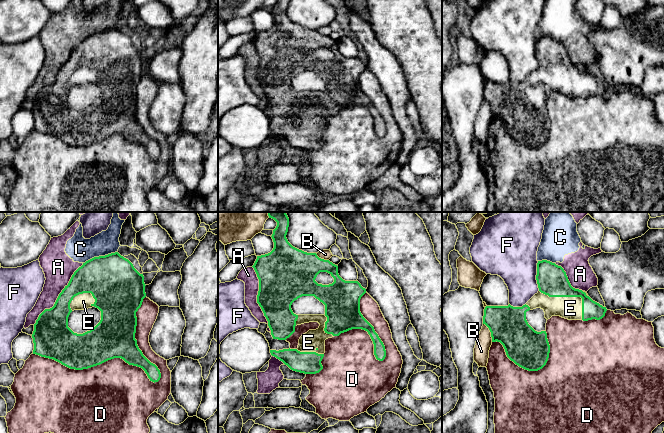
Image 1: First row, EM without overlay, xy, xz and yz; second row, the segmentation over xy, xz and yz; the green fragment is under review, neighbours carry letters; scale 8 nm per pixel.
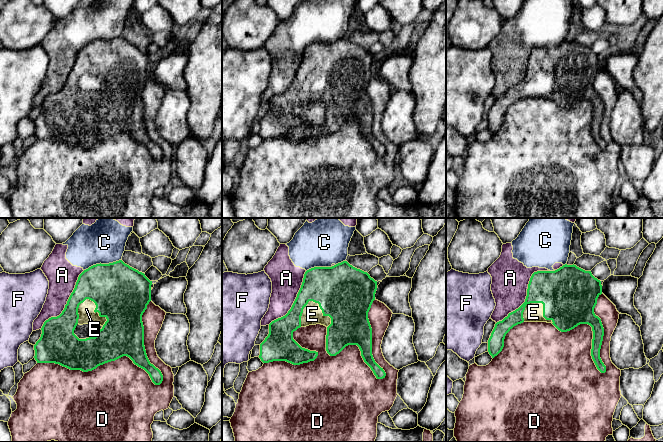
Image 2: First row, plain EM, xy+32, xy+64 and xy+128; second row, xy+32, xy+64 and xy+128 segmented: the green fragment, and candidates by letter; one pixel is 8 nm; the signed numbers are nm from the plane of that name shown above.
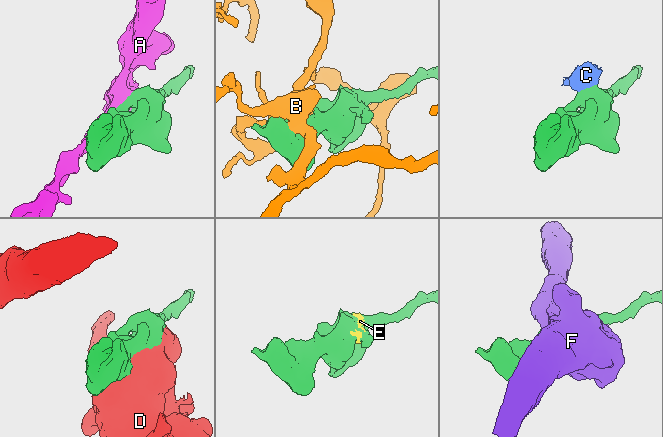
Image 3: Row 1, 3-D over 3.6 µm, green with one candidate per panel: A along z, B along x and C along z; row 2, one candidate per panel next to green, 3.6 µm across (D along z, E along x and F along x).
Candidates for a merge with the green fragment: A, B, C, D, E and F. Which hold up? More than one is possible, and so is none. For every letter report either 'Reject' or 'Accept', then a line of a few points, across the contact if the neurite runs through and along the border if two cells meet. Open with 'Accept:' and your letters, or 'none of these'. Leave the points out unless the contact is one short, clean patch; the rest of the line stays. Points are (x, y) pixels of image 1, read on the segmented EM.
Accept: E
A: Reject
B: Reject
C: Reject. Line: xy (117, 251), (102, 256), (94, 256), (83, 263)
D: Reject
E: Accept
F: Reject

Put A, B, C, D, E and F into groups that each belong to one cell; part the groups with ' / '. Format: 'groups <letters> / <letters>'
groups A C / B / D / E / F

